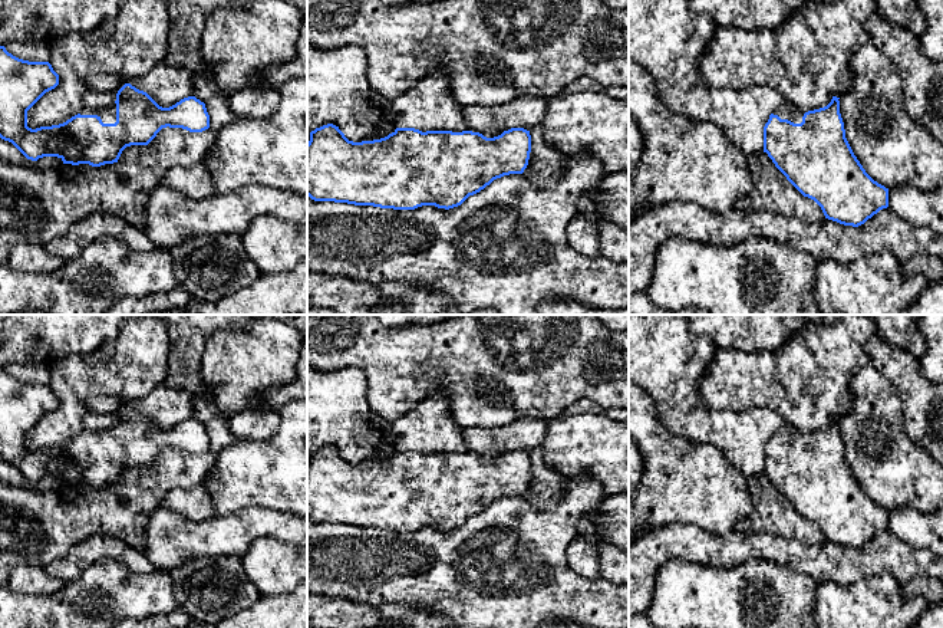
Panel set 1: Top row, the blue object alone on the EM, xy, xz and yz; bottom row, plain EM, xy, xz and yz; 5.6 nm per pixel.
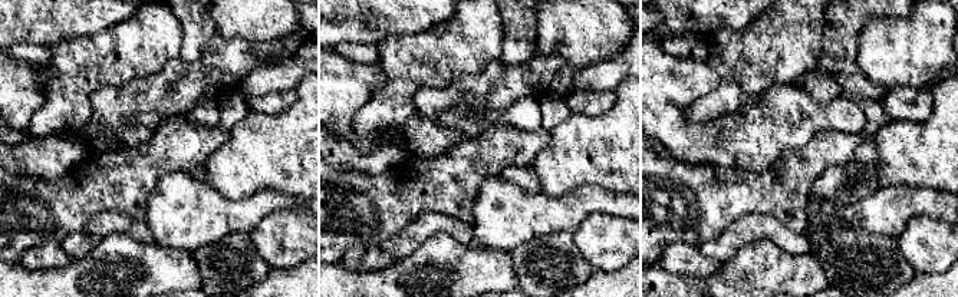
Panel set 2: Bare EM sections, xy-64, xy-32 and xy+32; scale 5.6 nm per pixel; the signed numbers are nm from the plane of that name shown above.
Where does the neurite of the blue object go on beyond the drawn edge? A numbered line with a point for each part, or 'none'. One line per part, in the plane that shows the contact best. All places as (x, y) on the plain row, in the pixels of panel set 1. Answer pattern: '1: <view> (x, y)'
1: xy (108, 436)

